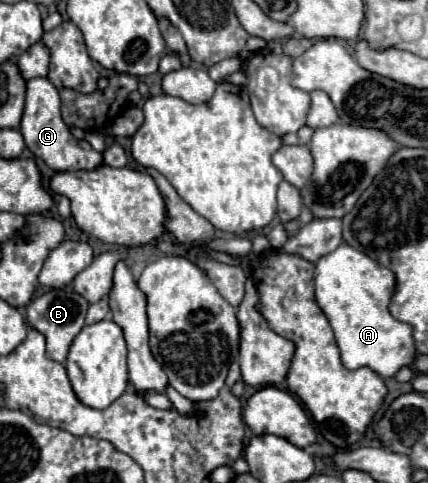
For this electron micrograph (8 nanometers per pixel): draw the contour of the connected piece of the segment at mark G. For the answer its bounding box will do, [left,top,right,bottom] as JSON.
[20,77,102,171]

